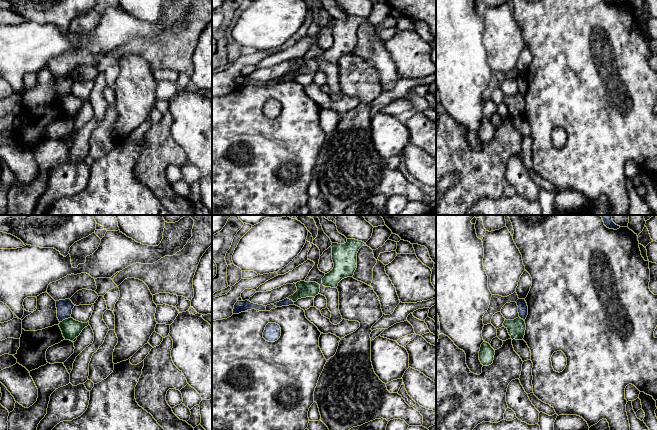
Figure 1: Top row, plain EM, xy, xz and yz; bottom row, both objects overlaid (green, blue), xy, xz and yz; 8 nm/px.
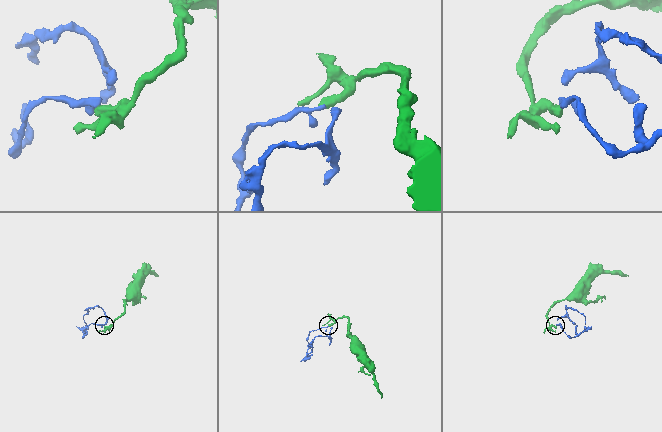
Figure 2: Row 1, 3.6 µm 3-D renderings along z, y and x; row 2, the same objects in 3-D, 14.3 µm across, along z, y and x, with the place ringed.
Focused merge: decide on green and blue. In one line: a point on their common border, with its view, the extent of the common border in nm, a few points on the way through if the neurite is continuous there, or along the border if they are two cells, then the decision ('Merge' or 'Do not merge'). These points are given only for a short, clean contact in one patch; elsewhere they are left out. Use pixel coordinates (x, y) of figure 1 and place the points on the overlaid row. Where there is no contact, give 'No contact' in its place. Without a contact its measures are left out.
Touches green at xy (65, 319). Shared border 100 nm. Boundary: xy (70, 316), (60, 322). Do not merge

